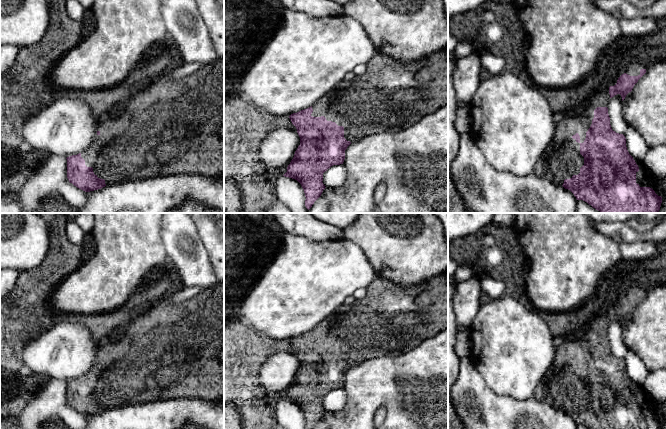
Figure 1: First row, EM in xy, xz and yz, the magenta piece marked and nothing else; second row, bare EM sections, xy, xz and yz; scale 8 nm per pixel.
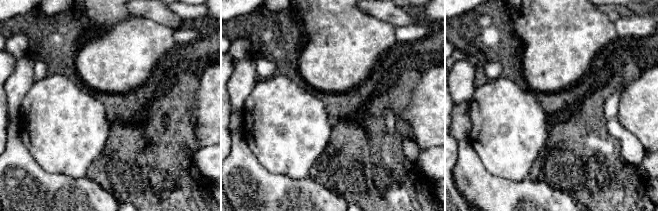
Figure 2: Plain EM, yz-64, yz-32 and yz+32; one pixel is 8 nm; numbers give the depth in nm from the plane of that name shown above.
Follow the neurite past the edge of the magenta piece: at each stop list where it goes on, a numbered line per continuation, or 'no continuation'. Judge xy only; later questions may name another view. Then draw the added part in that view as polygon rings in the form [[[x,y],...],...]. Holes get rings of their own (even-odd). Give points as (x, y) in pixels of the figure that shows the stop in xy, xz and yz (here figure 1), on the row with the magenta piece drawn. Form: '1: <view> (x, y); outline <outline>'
1: xy (172, 127); outline [[[219,57],[181,79],[172,79],[171,71],[166,71],[155,83],[131,96],[120,116],[100,119],[100,134],[81,152],[81,157],[98,178],[105,180],[106,186],[167,175],[200,174],[216,178],[224,171],[224,140],[220,136],[223,122],[224,57]]]

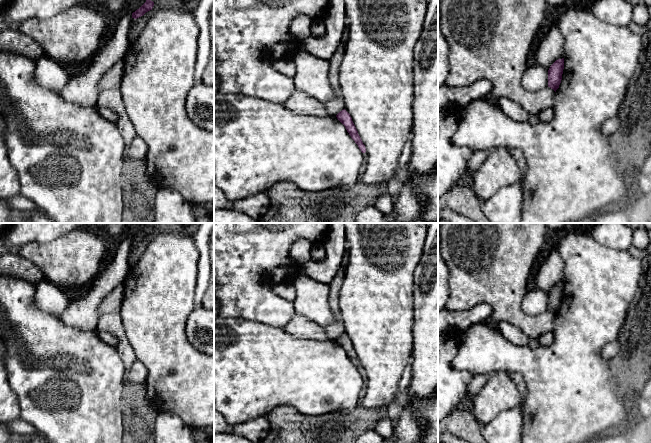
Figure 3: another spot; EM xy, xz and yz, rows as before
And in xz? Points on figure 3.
no continuation

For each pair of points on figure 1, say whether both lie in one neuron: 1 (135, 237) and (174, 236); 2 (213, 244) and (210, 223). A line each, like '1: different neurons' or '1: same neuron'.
1: different neurons
2: same neuron

